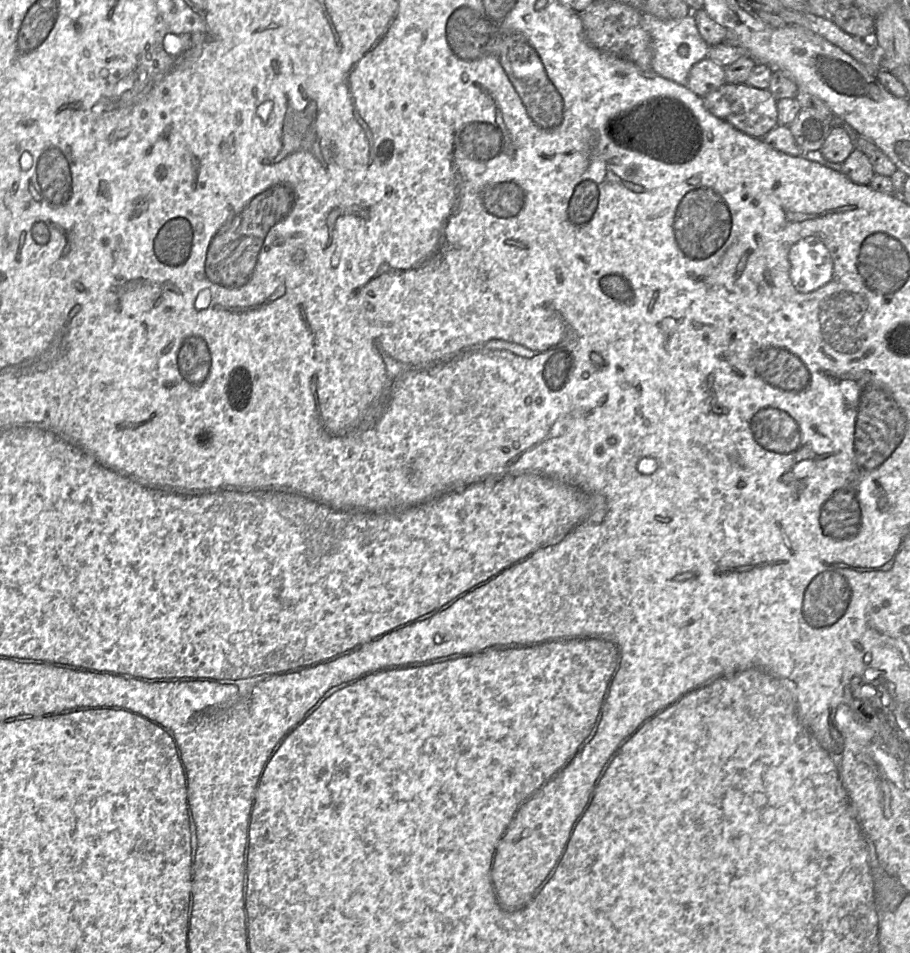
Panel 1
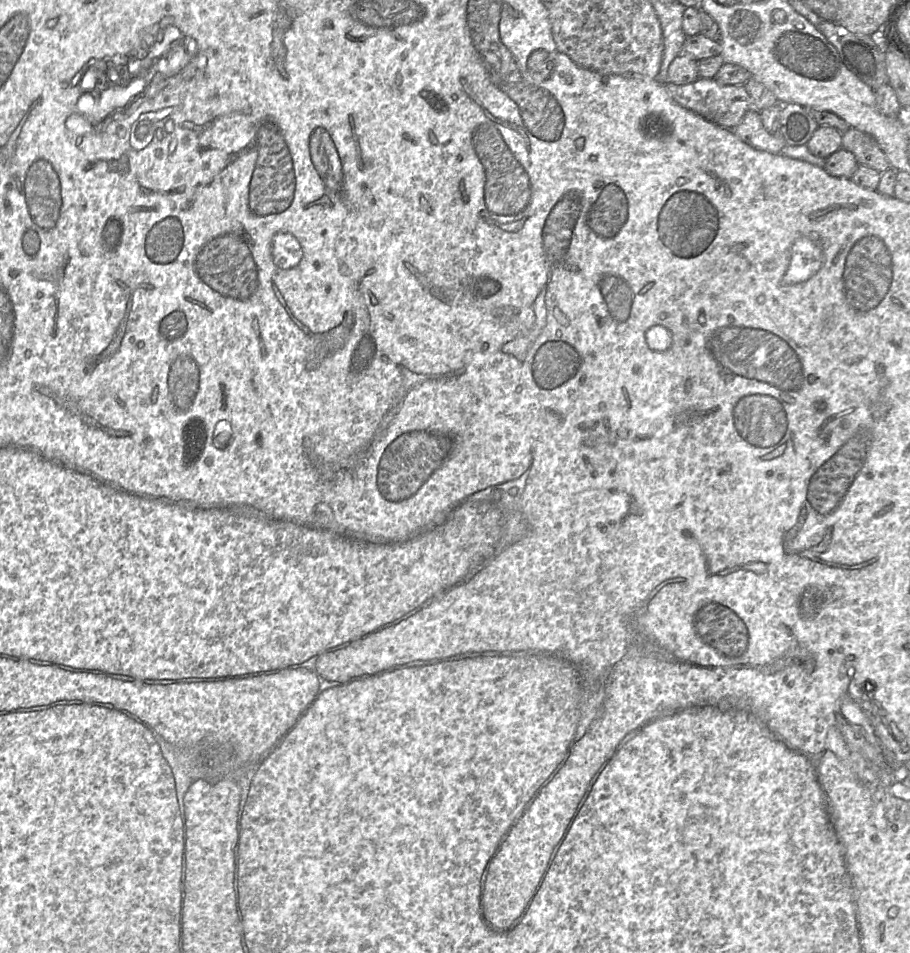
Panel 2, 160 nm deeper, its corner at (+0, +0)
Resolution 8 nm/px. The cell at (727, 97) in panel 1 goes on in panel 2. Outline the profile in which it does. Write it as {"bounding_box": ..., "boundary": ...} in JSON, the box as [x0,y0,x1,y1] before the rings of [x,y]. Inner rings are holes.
{"bounding_box":[664,78,754,128],"boundary":[[[698,78],[685,85],[670,82],[664,82],[664,84],[671,97],[679,105],[724,128],[736,127],[746,112],[754,109],[744,85],[720,84],[714,78]]]}

